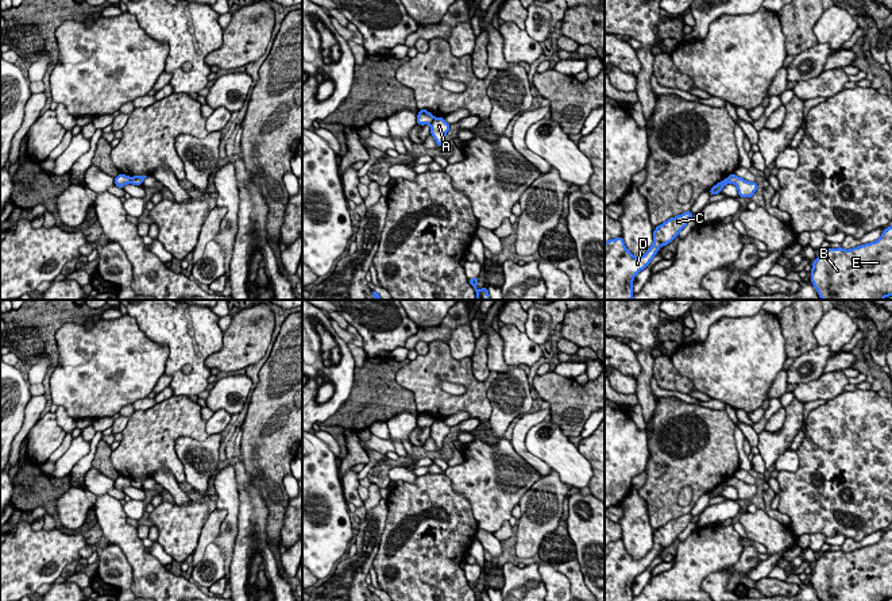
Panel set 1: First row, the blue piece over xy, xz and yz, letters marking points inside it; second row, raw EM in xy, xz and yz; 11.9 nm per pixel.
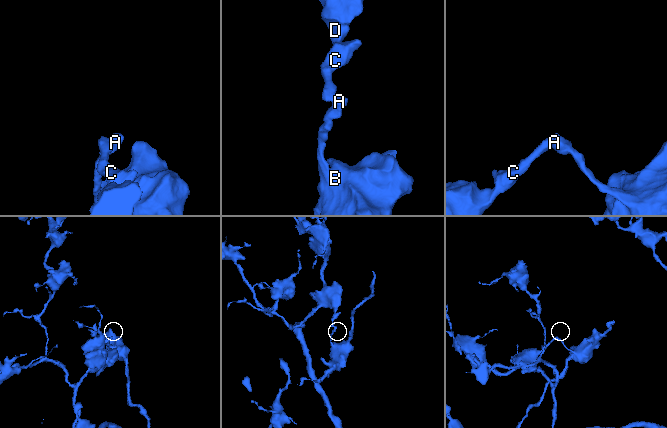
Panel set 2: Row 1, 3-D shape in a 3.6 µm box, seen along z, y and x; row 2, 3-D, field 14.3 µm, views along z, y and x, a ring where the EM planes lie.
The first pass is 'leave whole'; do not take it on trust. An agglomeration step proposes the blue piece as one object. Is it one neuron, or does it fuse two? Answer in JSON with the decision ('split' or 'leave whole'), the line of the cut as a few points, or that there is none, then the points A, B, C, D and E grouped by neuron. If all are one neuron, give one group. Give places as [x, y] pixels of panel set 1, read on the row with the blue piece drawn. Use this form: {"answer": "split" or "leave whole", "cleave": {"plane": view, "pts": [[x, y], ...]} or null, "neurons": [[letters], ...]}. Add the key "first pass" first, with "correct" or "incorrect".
{"first pass": "incorrect", "answer": "split", "cleave": {"plane": "xy", "pts": [[130, 177], [131, 183]]}, "neurons": [["A", "B", "E"], ["C", "D"]]}

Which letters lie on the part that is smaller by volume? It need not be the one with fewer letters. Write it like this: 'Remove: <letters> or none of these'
Remove: A, B, E

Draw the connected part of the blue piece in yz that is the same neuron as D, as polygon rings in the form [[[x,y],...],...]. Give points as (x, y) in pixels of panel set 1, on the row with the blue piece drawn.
[[[687,211],[668,219],[653,231],[653,244],[642,257],[634,257],[625,246],[623,238],[605,243],[605,300],[632,300],[633,280],[644,270],[661,246],[671,243],[687,226],[692,212]]]

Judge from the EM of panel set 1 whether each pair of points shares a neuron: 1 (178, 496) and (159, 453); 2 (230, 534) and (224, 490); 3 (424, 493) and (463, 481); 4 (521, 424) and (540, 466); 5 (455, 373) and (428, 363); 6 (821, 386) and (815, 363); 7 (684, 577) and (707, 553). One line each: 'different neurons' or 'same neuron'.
1: different neurons
2: same neuron
3: different neurons
4: same neuron
5: same neuron
6: different neurons
7: same neuron

